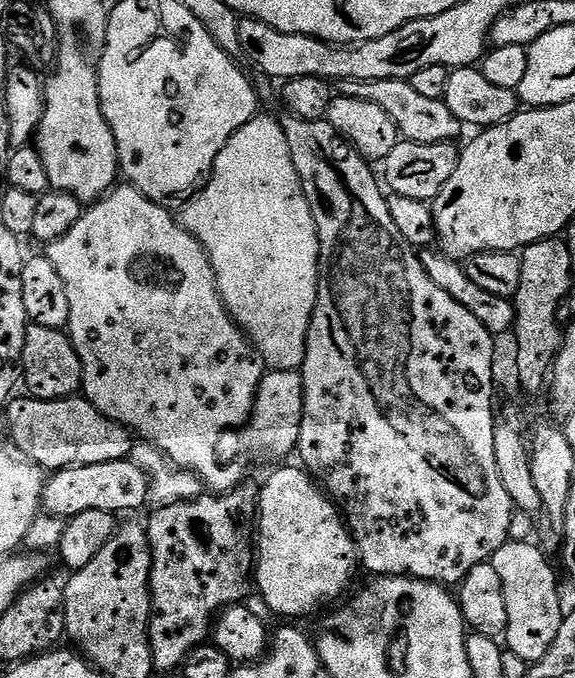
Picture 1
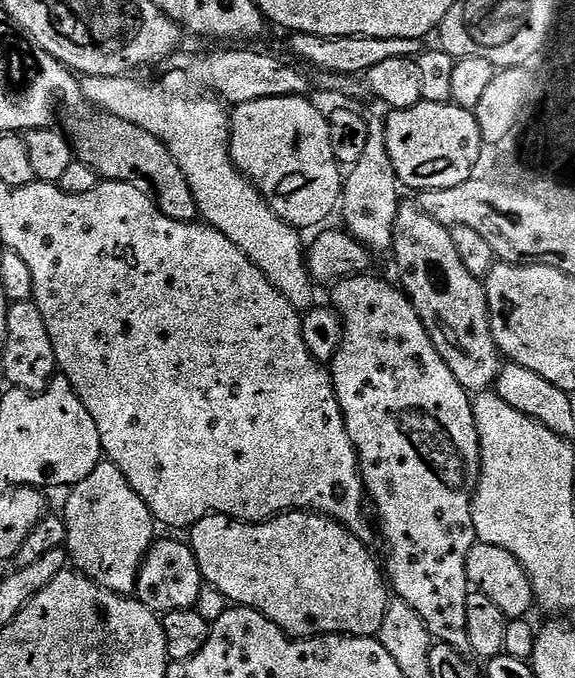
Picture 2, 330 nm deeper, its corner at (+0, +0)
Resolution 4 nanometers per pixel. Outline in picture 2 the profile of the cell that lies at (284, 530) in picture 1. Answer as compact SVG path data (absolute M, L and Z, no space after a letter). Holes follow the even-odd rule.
M293 510L281 512L279 516L271 520L259 522L245 522L242 520L231 520L228 516L207 516L198 523L192 525L190 529L190 543L192 553L200 567L200 573L204 575L205 585L217 588L226 599L233 605L241 608L252 608L256 612L261 612L274 626L282 629L287 636L293 638L311 638L313 636L370 636L375 637L382 626L382 618L386 618L386 610L390 603L390 588L386 583L385 573L381 565L374 557L368 553L369 545L363 540L359 540L355 534L336 520L329 520L326 516L321 516L318 512L307 510Z

